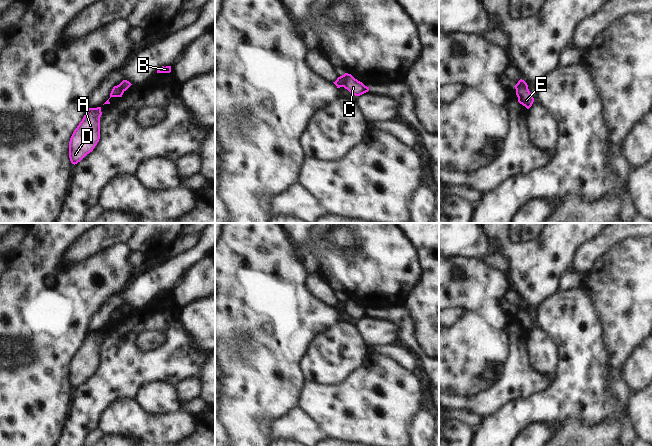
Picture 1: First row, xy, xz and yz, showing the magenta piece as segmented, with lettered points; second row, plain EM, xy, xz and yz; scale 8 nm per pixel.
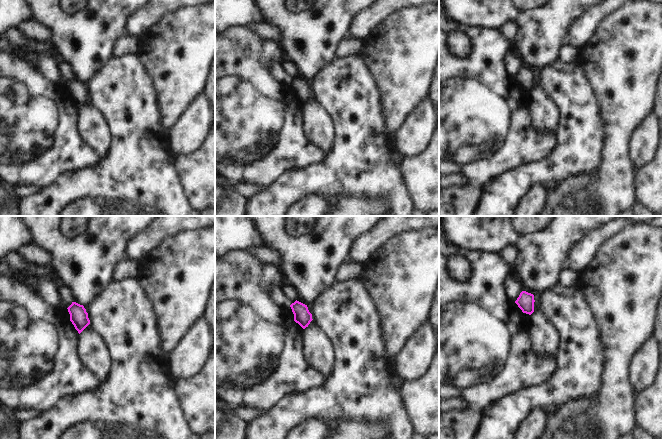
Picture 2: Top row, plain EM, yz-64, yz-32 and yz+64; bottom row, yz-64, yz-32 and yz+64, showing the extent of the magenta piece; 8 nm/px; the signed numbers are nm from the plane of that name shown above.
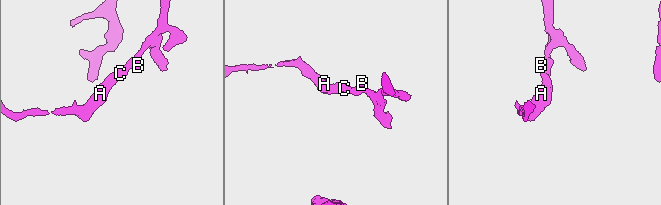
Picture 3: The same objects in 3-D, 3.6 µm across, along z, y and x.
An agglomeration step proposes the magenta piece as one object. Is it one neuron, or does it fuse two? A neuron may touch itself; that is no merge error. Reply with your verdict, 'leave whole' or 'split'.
split

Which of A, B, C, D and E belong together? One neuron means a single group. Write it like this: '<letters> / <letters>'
A D E / B C

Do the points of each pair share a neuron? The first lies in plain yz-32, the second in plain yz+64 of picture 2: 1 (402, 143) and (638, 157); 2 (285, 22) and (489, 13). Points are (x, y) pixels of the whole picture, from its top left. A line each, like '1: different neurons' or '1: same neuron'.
1: same neuron
2: different neurons

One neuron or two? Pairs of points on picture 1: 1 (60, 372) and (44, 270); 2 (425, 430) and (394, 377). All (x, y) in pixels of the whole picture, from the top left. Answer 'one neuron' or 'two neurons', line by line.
1: one neuron
2: two neurons

